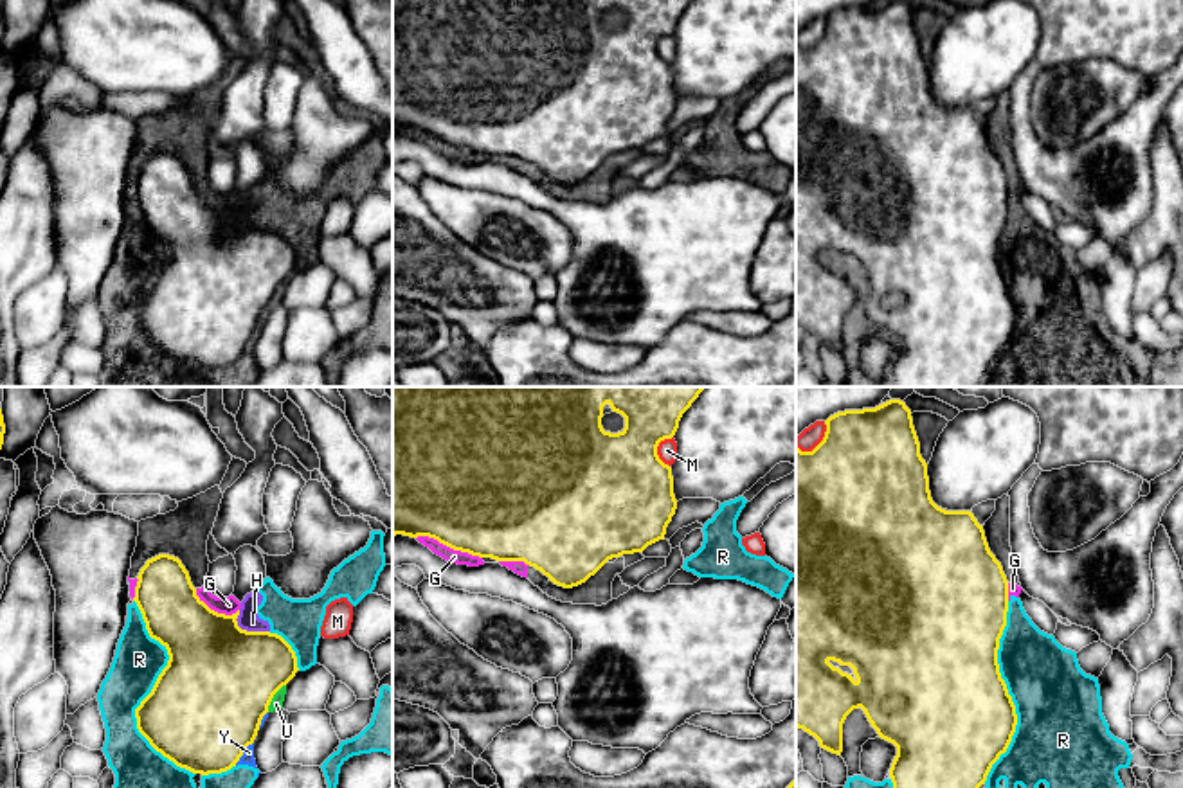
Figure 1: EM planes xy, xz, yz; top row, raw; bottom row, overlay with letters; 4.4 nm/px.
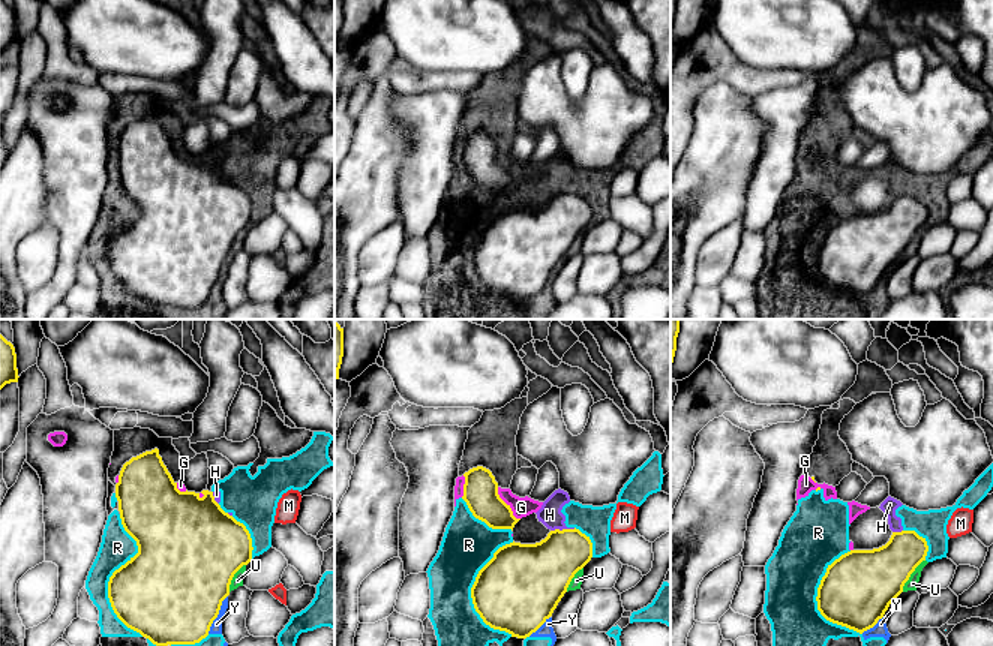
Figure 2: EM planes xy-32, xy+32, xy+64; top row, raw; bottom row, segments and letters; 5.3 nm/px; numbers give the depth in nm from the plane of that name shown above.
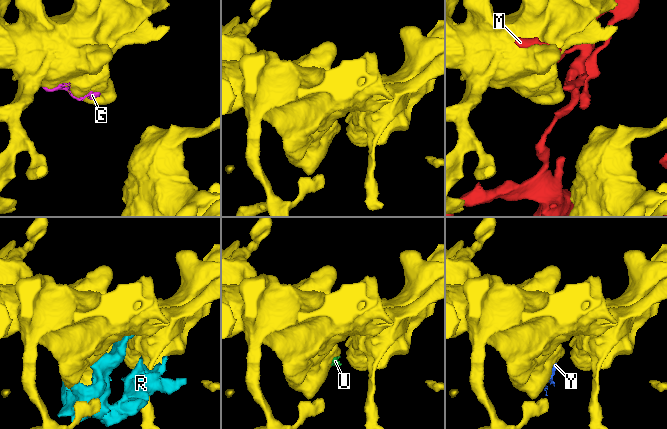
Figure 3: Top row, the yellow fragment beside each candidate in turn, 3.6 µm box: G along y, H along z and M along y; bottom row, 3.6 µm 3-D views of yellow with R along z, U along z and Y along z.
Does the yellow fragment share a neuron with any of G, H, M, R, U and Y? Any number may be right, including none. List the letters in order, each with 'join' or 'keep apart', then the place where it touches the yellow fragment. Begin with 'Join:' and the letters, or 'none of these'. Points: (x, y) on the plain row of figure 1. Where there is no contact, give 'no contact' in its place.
Join: none of these
G: keep apart | xz (449, 143)
H: keep apart | xy (245, 227)
M: keep apart | xz (656, 45)
R: keep apart | xy (150, 290)
U: keep apart | xy (272, 294)
Y: keep apart | xy (242, 351)

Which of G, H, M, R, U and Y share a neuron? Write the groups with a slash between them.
G H R U Y / M

